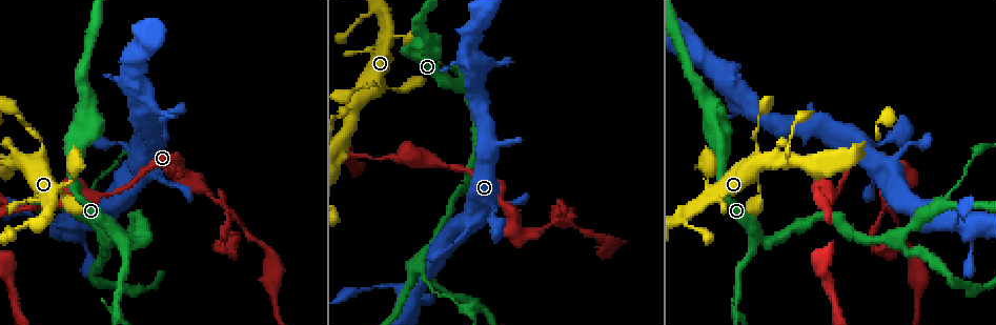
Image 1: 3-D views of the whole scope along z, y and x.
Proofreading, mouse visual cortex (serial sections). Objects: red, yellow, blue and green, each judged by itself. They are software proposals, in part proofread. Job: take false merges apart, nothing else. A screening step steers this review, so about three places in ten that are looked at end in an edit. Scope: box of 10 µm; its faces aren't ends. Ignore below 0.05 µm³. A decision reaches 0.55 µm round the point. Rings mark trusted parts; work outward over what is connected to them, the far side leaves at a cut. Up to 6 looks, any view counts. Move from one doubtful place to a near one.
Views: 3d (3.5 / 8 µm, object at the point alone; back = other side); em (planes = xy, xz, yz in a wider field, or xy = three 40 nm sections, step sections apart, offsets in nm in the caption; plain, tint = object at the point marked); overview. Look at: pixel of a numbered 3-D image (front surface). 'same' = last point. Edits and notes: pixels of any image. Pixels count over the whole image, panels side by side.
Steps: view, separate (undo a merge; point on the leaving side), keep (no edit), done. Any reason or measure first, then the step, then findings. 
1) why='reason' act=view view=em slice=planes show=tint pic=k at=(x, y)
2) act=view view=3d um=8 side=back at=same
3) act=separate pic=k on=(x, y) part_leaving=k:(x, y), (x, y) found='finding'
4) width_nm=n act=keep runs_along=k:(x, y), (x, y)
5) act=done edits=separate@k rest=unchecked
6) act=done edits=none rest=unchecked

why='calibre changes' act=view view=3d um=3.5 pic=1 at=(791, 160)

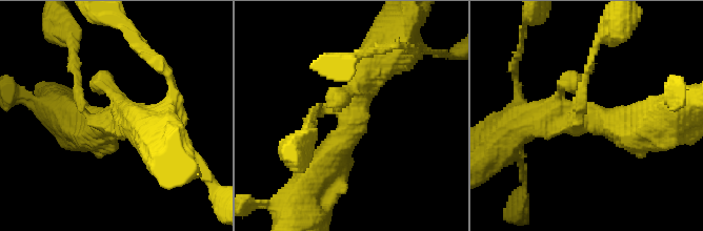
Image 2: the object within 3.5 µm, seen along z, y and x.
why='shape alone is not enough' act=view view=em slice=planes show=tint pic=2 at=(585, 115)

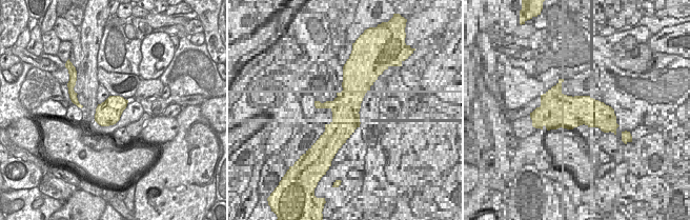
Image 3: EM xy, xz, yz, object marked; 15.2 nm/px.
act=keep runs_along=2:(376, 57), (350, 131), (321, 172) found='continuous, no second cell'

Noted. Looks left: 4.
why='branch point' act=view view=3d um=8 pic=1 at=(445, 220)

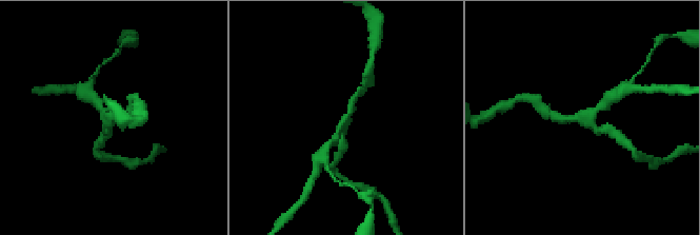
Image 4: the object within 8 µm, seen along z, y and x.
why='zoom in' act=view view=3d um=3.5 at=same

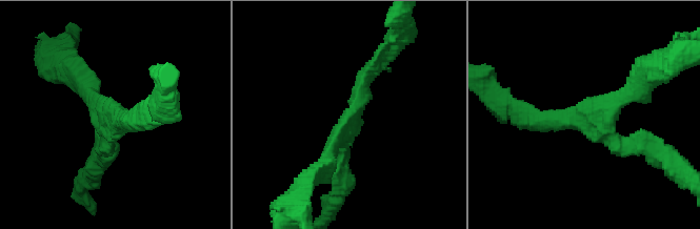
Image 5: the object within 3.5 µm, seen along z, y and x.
why='shape alone is not enough' act=view view=em slice=planes show=tint pic=5 at=(352, 118)

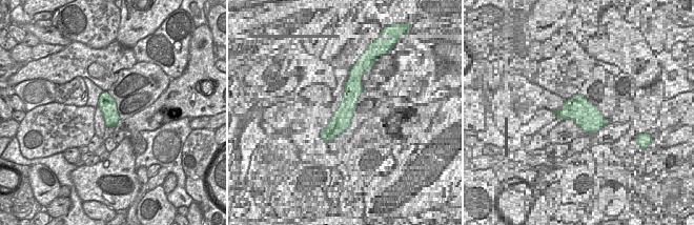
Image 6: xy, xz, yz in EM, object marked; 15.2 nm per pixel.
arm_widths_nm=200,250,250 act=keep runs_along=5:(381, 58), (320, 170) found='continuous, no second cell'

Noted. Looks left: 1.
act=done edits=none rest=unchecked

